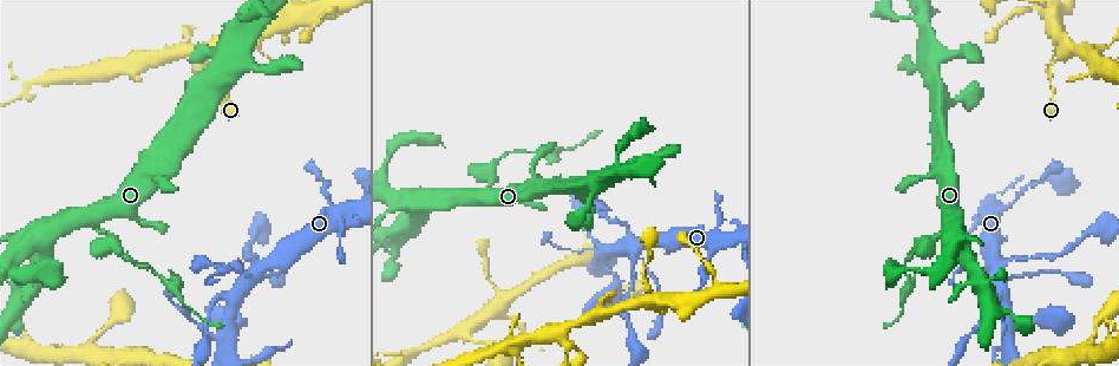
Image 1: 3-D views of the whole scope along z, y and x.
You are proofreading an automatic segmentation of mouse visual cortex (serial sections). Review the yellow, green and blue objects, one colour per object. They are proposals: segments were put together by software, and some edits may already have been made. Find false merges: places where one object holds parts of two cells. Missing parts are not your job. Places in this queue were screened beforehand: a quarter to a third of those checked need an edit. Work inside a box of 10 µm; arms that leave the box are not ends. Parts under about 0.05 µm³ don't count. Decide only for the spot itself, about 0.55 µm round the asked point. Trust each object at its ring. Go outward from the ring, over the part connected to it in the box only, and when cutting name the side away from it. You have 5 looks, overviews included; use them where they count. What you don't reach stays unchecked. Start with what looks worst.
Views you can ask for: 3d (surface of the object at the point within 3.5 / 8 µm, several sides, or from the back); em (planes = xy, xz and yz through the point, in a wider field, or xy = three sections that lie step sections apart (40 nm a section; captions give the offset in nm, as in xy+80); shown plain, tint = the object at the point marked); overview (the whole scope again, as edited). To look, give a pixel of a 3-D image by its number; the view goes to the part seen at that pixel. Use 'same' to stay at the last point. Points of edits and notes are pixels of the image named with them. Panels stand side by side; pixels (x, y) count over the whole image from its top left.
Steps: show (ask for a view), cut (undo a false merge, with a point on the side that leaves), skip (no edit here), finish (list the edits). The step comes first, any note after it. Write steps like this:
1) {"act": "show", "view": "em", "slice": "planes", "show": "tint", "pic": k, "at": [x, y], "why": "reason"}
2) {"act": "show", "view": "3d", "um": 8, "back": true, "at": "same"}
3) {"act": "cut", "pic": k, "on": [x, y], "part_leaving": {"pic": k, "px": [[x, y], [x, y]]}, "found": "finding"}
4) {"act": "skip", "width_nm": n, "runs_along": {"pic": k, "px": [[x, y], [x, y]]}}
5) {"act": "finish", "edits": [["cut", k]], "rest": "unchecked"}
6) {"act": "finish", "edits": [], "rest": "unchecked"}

{"act": "show", "view": "3d", "um": 3.5, "pic": 1, "at": [89, 217], "why": "side arm on a straight run"}

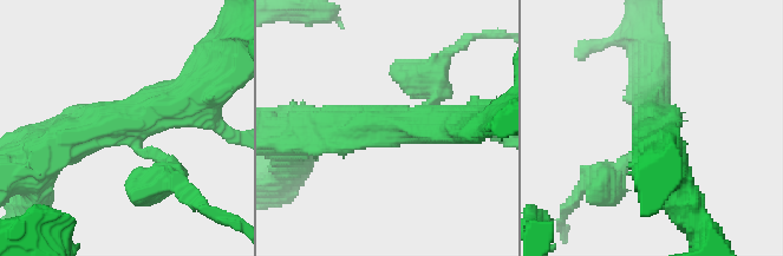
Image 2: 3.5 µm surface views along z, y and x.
{"act": "skip", "arm_widths_nm": [150, 450, 500], "found": "continuous, no second cell"}

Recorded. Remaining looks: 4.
{"act": "show", "view": "3d", "um": 8, "pic": 1, "at": [131, 262], "why": "sudden change in width"}

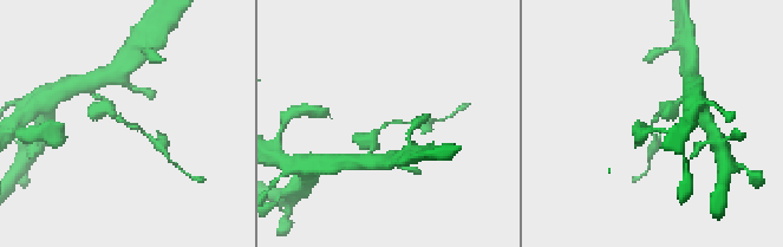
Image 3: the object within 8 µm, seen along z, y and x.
{"act": "show", "view": "3d", "um": 3.5, "at": "same", "why": "closer look"}

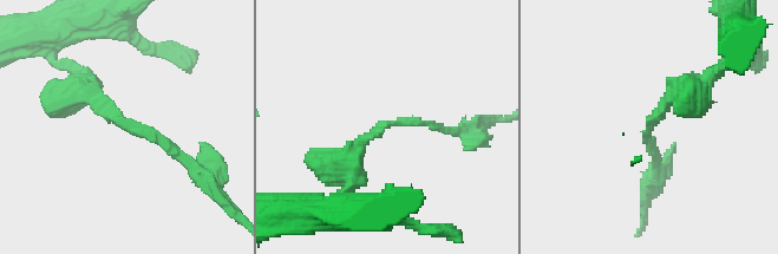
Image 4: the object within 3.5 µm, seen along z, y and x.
{"act": "show", "view": "em", "slice": "xy", "step": 2, "show": "tint", "pic": 4, "at": [123, 123], "why": "shape alone is not enough"}

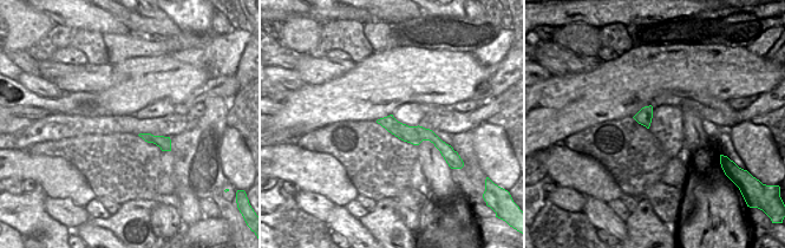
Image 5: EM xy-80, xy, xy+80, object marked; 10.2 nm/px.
{"act": "cut", "pic": 4, "on": [150, 130], "arm_widths_nm": [100, 350], "found": "two cells meet here"}

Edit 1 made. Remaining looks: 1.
{"act": "finish", "edits": [["cut", 4]], "rest": "unchecked"}

